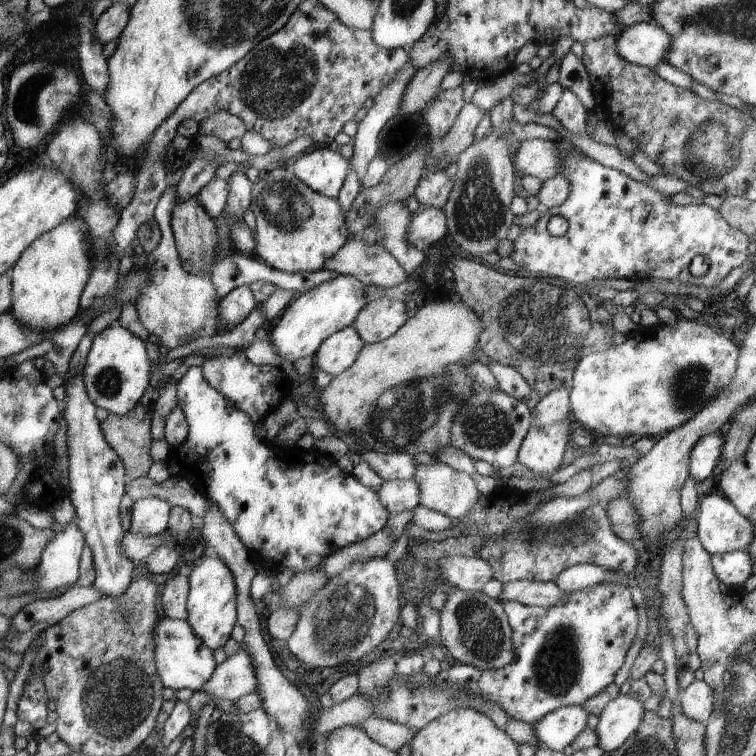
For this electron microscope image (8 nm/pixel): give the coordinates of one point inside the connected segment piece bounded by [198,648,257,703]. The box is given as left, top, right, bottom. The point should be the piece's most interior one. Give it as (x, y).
(235, 677)

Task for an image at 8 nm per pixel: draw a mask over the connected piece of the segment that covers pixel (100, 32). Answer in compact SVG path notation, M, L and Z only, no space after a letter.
M120 2L110 5L96 20L97 39L103 44L118 40L130 20L130 6Z

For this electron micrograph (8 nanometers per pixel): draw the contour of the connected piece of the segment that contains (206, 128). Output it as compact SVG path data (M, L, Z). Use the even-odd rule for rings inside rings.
M218 111L199 122L198 134L220 138L226 144L233 138L242 138L247 131L246 125L228 111Z

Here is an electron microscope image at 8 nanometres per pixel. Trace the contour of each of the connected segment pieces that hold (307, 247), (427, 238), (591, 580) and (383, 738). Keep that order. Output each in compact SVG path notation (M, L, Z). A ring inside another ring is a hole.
M285 165L262 171L258 182L253 184L253 196L250 210L256 217L256 227L253 231L256 241L254 254L260 256L263 262L272 268L289 273L311 273L320 270L348 242L347 220L339 200L314 192L298 180Z
M429 207L414 216L408 228L408 242L424 251L440 238L444 238L448 232L448 222L443 209Z
M578 563L570 568L564 569L555 580L556 586L564 593L573 593L589 586L602 583L622 583L628 585L626 580L621 580L614 576L612 570L595 565L594 563Z
M371 716L361 722L360 728L364 729L378 744L396 752L401 746L409 743L415 735L406 725L392 722L388 719Z

